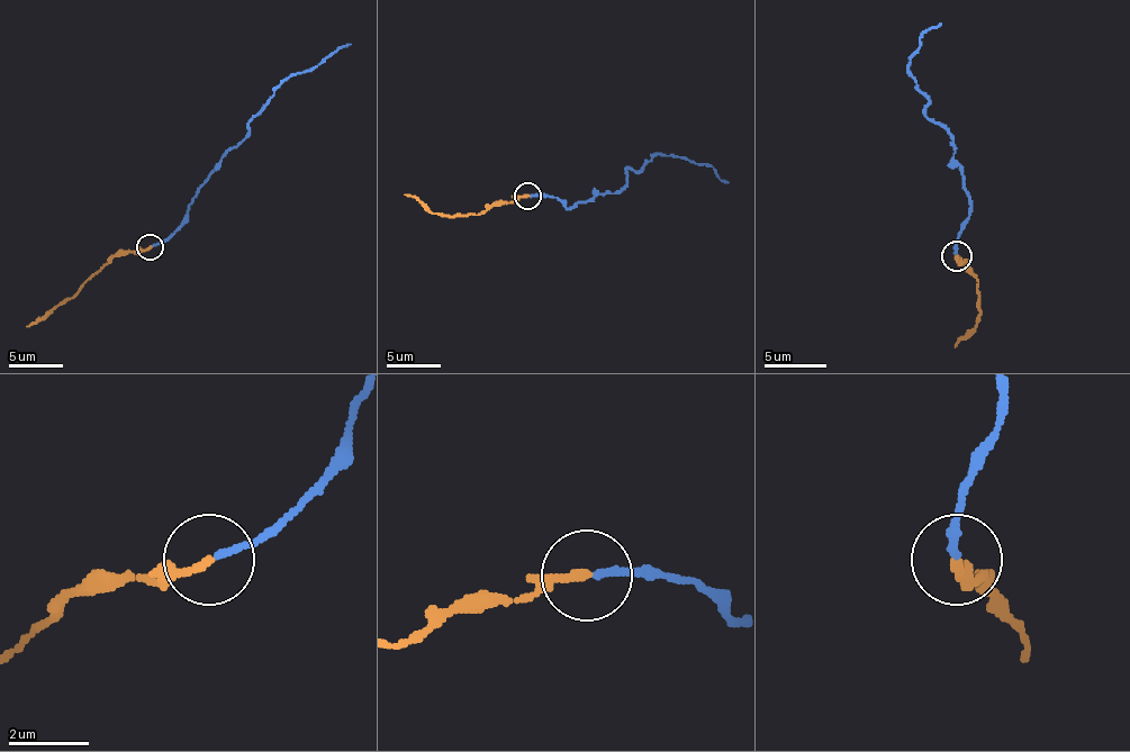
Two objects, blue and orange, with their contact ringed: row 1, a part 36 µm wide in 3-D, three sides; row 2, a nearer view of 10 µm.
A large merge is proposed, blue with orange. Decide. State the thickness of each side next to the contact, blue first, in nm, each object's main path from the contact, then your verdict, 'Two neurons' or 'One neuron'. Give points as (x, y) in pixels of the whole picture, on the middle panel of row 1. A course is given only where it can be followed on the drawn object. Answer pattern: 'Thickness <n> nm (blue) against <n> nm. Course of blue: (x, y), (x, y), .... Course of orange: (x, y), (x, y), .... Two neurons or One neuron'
Thickness 160 nm (blue) against 200 nm. Course of blue: (530, 195), (570, 208), (597, 192), (618, 192), (626, 169), (638, 171), (657, 155), (705, 163), (729, 182). Course of orange: (527, 195), (495, 204), (479, 214), (444, 217), (404, 195). One neuron

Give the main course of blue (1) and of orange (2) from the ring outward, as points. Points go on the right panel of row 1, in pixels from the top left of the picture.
1: (956, 255), (972, 200), (952, 156), (952, 138), (924, 114), (928, 98), (910, 73), (919, 39), (940, 24)
2: (956, 255), (965, 261), (977, 280), (981, 314), (956, 347)

